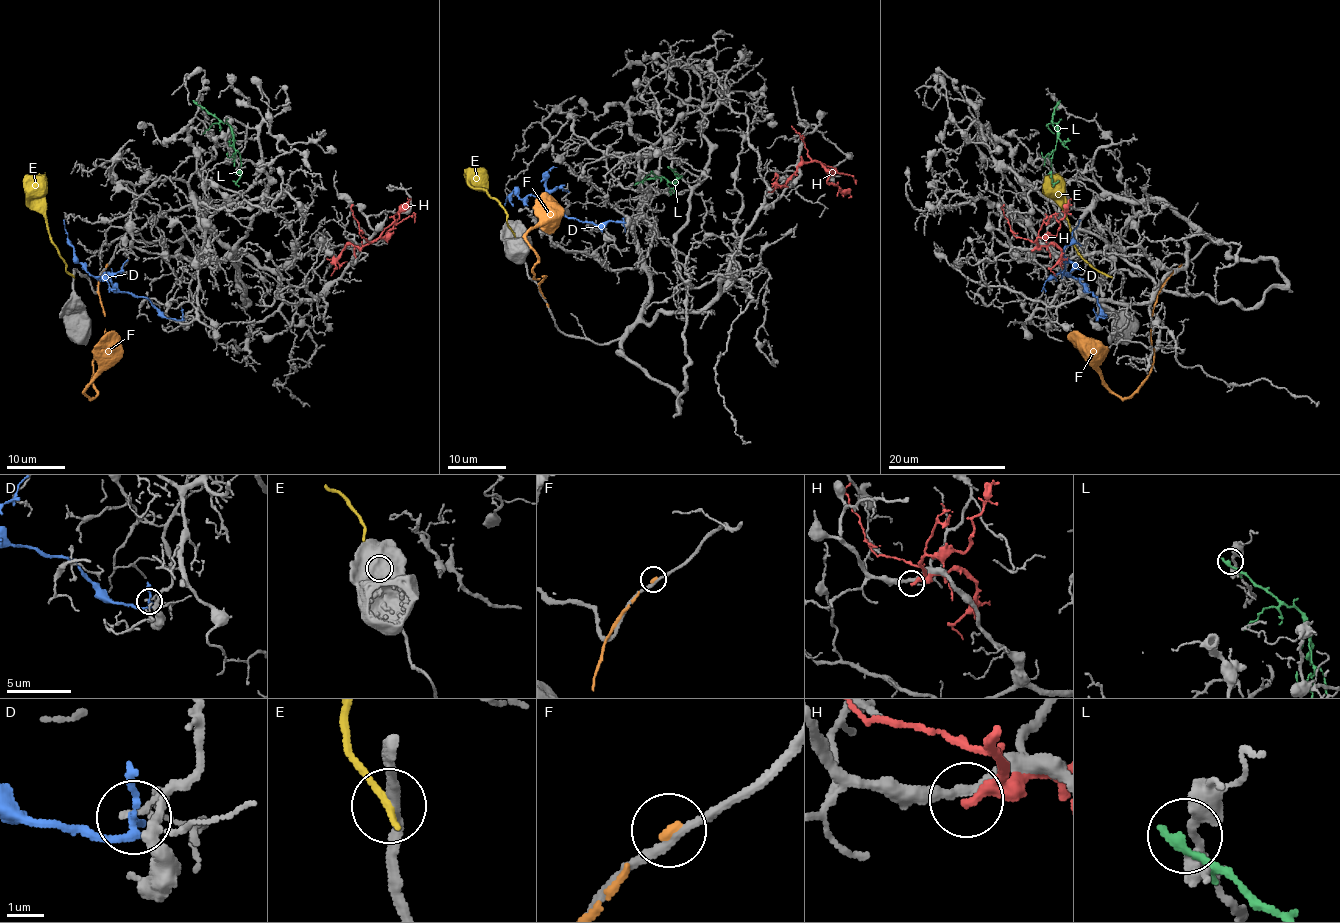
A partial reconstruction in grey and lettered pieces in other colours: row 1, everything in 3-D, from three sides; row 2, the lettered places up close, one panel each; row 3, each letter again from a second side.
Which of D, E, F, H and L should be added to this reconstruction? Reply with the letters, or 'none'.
none

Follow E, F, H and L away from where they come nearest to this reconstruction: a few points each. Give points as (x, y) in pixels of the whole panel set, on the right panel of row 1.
E: (1109, 275), (1097, 271), (1079, 253), (1064, 206), (1047, 190), (1045, 175)
F: (1179, 265), (1164, 282), (1153, 310), (1154, 358), (1151, 372), (1128, 397), (1120, 397), (1110, 388), (1072, 331)
H: (1032, 250), (1039, 237), (1056, 235), (1064, 216), (1064, 206), (1073, 199)
L: (1057, 101), (1053, 121), (1057, 127), (1051, 178), (1054, 182), (1059, 181)

